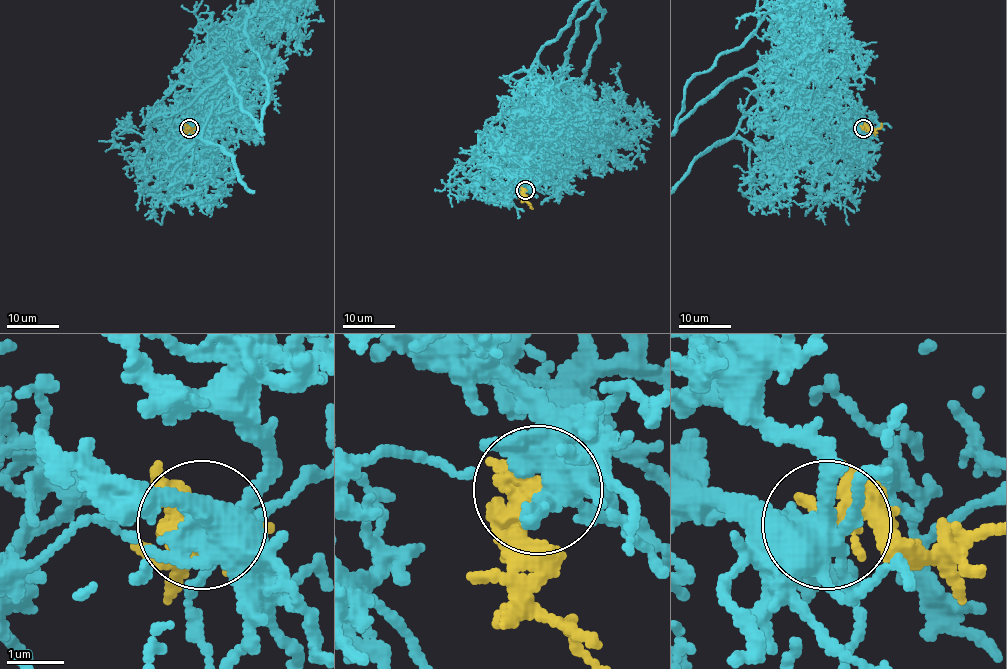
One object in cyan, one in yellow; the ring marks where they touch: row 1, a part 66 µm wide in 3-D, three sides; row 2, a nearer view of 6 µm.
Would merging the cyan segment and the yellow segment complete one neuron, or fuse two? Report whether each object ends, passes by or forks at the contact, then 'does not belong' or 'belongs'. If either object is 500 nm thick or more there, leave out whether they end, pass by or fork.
cyan forks | yellow passes by | belongs

